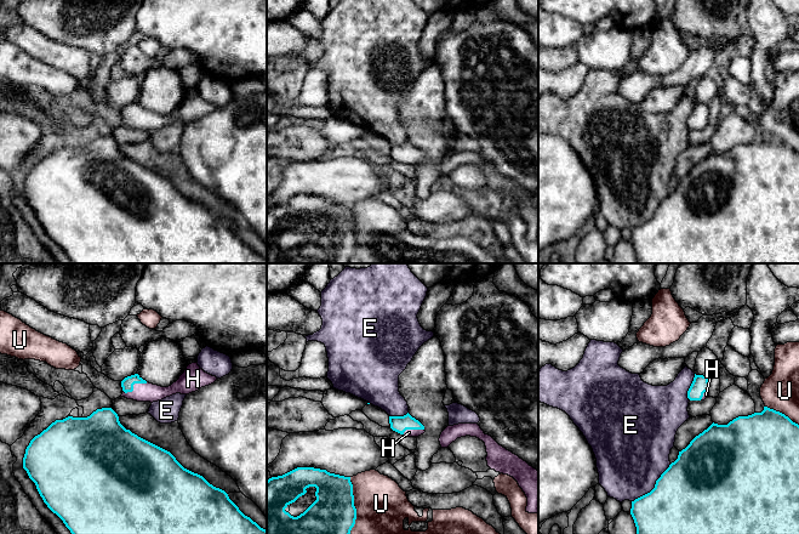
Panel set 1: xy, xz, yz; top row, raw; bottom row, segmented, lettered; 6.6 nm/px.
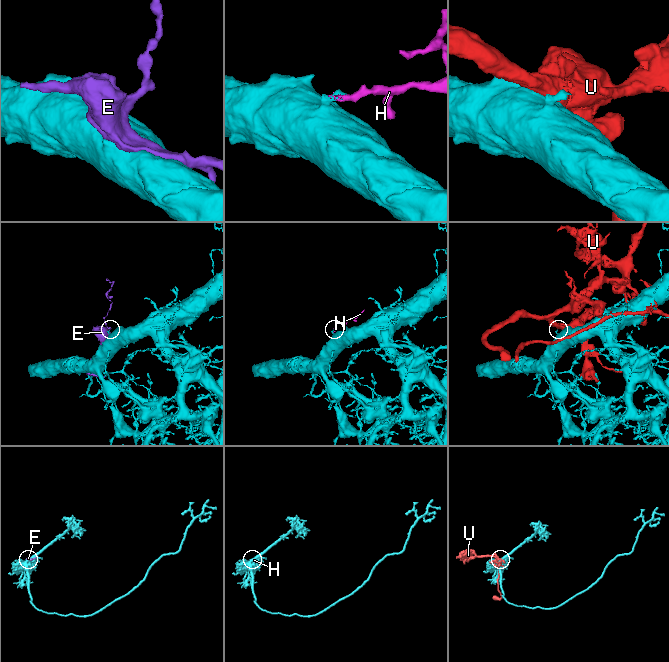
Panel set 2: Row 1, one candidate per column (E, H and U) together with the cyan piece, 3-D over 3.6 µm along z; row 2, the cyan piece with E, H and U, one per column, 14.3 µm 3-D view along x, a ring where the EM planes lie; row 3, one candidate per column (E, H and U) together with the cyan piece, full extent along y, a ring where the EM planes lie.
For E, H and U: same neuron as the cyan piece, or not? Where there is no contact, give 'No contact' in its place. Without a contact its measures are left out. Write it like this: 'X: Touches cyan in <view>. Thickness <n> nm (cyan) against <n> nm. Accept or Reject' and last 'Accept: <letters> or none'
E: Touches cyan in yz. Thickness 500 nm (cyan) against 460 nm. Reject
H: Touches cyan in xy. Thickness 80 nm (cyan) against 130 nm. Accept
U: Touches cyan in xz. Thickness 340 nm (cyan) against 340 nm. Reject
Accept: H

